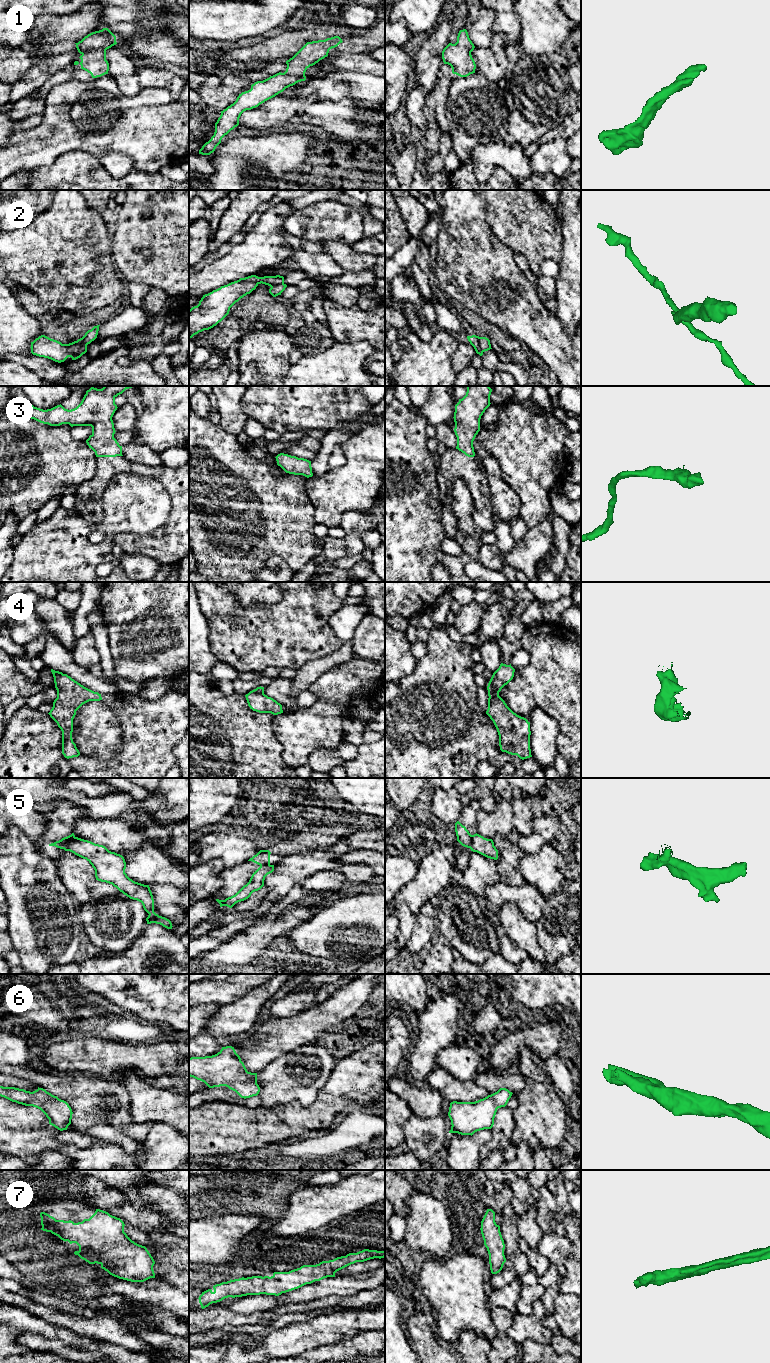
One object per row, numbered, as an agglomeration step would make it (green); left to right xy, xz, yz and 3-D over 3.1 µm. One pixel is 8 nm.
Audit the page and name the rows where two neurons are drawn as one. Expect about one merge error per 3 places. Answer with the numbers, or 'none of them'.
2, 5

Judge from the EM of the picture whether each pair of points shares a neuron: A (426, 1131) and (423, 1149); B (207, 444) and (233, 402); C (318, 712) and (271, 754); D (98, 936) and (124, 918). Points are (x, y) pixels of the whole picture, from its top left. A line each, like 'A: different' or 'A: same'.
A: same
B: different
C: different
D: same

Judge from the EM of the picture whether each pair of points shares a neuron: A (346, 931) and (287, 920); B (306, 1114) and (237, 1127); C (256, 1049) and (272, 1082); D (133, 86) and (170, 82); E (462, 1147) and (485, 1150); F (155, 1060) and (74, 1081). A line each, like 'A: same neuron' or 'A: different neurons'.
A: different neurons
B: same neuron
C: different neurons
D: different neurons
E: different neurons
F: different neurons

